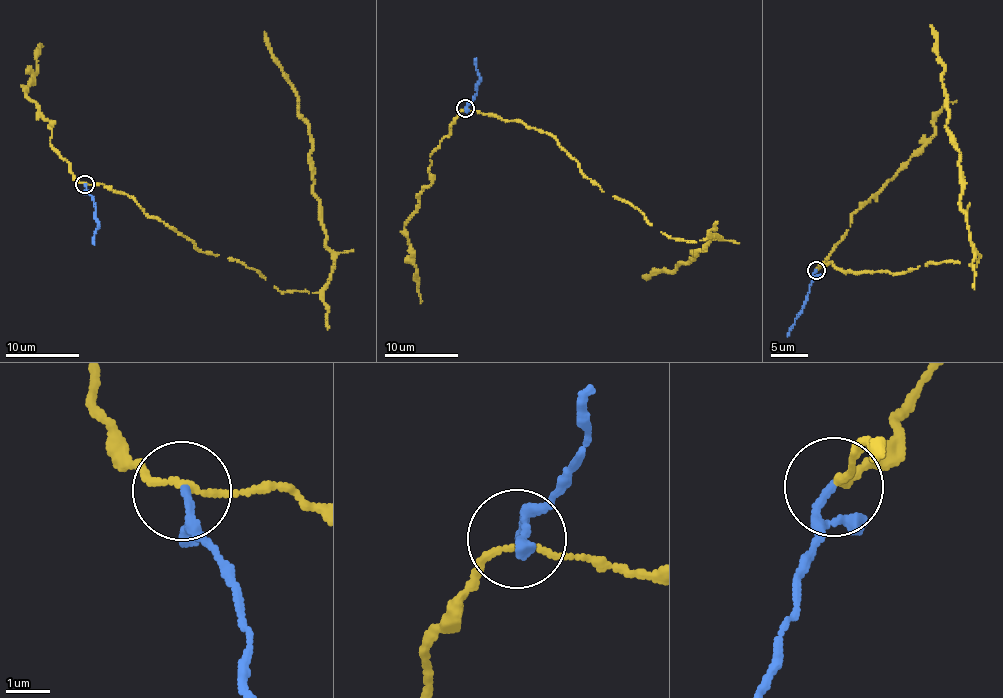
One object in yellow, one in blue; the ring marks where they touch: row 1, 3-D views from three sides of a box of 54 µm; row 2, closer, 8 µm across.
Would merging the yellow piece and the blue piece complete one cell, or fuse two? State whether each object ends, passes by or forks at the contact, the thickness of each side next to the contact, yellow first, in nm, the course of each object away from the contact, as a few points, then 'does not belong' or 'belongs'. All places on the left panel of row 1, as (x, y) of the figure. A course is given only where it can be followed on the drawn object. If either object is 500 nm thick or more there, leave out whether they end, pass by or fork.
yellow passes by; blue ends there; 140 nm thick on the yellow side, 170 nm on the other; yellow runs (84, 184), (131, 196), (199, 251), (239, 260), (276, 288), (318, 293), (333, 254), (312, 135), (264, 31); blue runs (84, 184), (93, 201), (97, 222), (94, 245); does not belong

